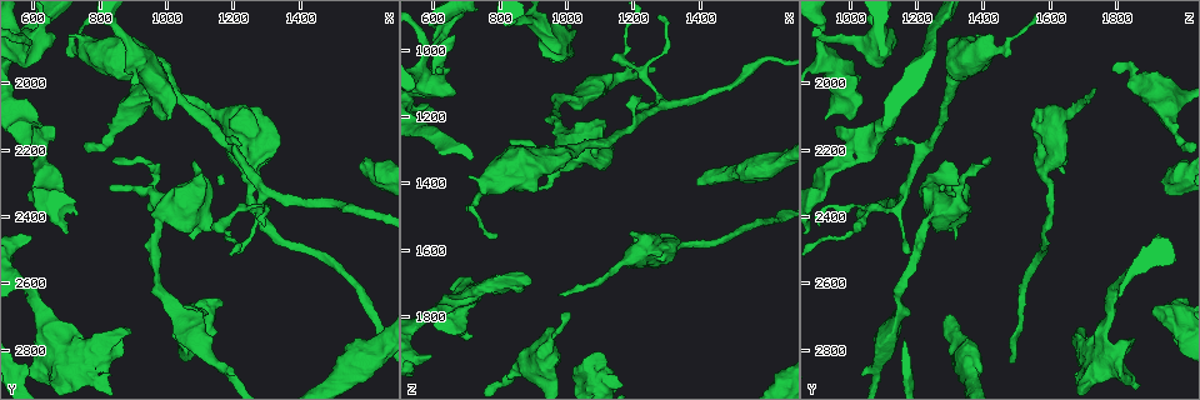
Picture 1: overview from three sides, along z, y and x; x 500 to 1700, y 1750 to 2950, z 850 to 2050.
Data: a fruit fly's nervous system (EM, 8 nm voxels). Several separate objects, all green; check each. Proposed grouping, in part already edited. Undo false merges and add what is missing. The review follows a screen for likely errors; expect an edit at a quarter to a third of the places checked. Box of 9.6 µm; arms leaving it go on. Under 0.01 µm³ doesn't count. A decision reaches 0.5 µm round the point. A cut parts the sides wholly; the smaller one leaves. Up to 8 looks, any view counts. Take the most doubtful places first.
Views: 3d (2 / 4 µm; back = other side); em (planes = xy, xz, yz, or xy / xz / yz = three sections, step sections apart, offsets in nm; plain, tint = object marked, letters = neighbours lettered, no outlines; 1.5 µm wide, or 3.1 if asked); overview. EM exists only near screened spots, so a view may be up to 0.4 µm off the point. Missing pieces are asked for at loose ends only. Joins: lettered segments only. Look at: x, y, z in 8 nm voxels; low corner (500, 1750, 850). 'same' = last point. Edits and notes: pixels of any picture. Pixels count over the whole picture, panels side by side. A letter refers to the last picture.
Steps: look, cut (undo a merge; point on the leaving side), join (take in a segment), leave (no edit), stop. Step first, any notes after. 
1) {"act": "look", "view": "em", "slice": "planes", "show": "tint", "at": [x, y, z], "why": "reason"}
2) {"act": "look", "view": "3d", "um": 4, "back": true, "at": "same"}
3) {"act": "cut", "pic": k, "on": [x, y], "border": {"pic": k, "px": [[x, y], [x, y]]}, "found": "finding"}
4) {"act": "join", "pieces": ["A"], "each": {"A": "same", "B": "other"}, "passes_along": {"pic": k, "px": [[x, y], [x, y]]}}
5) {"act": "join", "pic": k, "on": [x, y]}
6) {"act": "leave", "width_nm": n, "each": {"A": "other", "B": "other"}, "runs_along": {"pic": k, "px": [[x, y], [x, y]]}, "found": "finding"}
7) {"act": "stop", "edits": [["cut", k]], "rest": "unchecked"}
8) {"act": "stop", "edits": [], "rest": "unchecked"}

{"act": "look", "view": "3d", "um": 2, "at": [700, 1850, 1380], "why": "thick end"}

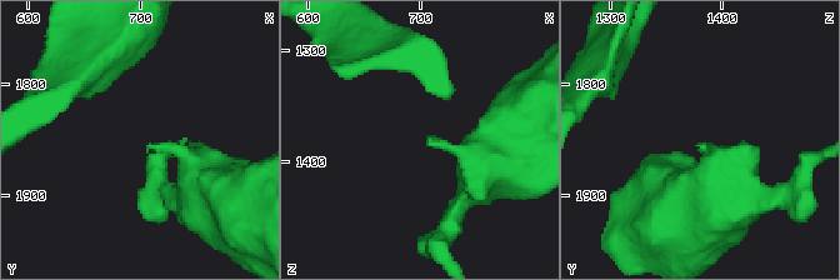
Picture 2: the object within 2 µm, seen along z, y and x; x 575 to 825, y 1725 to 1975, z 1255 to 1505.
{"act": "look", "view": "em", "slice": "xz", "step": 8, "show": "tint", "at": [706, 1854, 1382]}

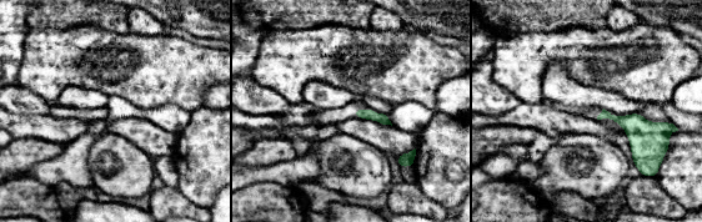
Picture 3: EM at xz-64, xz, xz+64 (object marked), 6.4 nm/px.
{"act": "look", "view": "em", "slice": "xz", "step": 8, "show": "letters", "at": "same", "why": "see the neighbours"}

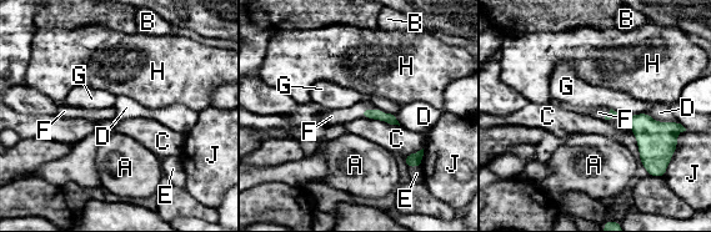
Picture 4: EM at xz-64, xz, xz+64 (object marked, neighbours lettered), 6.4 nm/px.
{"act": "join", "pieces": ["F"], "each": {"A": "other", "B": "other", "C": "other", "D": "other", "E": "other", "F": "same", "G": "other", "H": "other", "J": "other"}, "found": "it goes on there"}

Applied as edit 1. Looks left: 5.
{"act": "look", "view": "overview"}

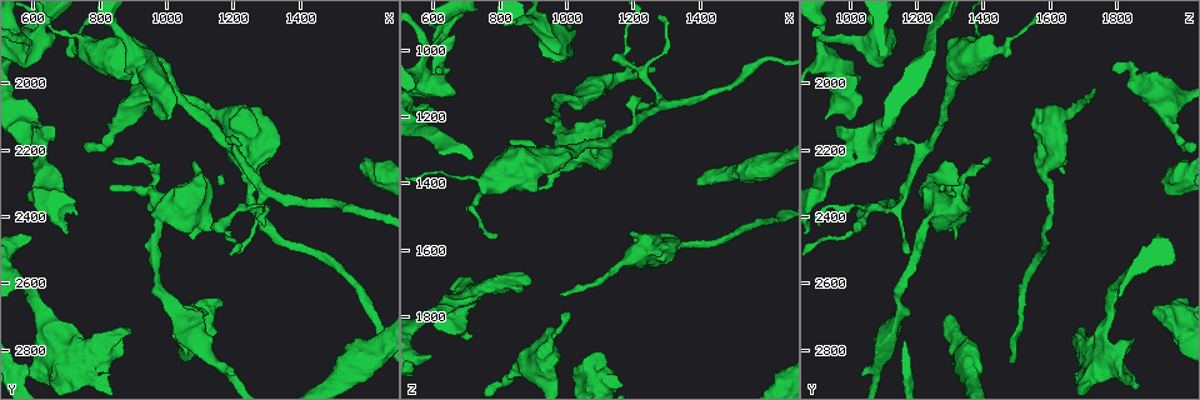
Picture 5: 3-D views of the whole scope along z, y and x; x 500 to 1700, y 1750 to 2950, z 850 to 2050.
{"act": "look", "view": "em", "slice": "planes", "show": "letters", "at": [1120, 2680, 1920], "why": "branch stops here"}

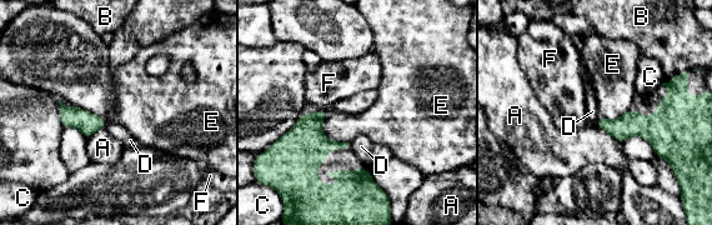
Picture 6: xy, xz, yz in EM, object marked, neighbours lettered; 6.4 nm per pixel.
{"act": "leave", "each": {"A": "other", "B": "other", "C": "other", "D": "other", "E": "other", "F": "other"}, "runs_along": {"pic": 6, "px": [[284, 139], [320, 188], [384, 196]]}, "found": "no lettered segment goes on from it"}

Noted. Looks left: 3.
{"act": "look", "view": "3d", "um": 2, "at": [620, 2180, 1030], "why": "branch point"}

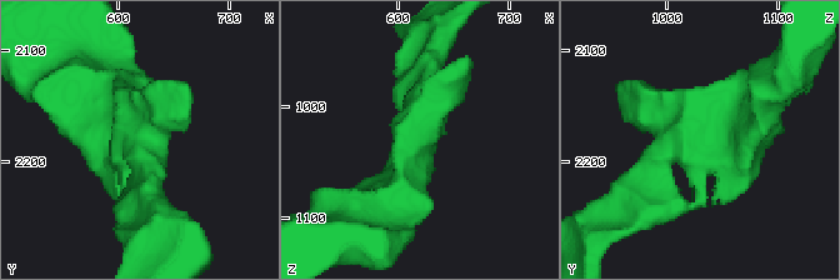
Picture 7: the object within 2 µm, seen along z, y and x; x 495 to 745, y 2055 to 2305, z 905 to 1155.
{"act": "look", "view": "em", "slice": "yz", "step": 8, "show": "tint", "at": [620, 2180, 1020], "why": "need the tissue"}

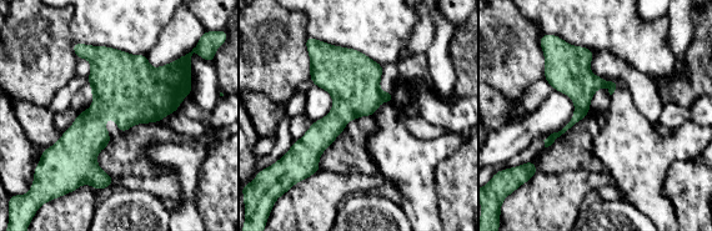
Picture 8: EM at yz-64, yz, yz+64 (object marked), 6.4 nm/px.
{"act": "look", "view": "em", "slice": "xz", "step": 8, "show": "letters", "at": "same"}

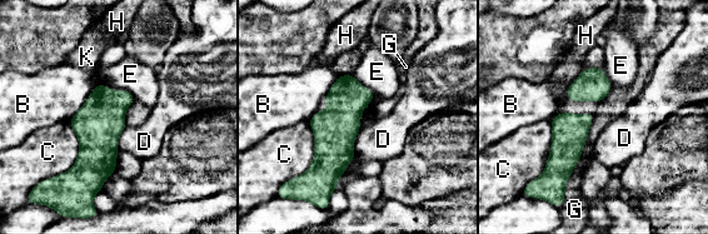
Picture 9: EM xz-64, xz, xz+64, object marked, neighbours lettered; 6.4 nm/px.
{"act": "leave", "longest_contact_nm": ["G", 550], "each": {"B": "other", "C": "other", "D": "other", "E": "other", "G": "other", "H": "other", "K": "other"}, "border": {"pic": 9, "px": [[362, 128], [354, 142], [355, 155]]}, "found": "all the same neuron"}

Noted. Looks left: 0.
{"act": "stop", "edits": [["join", 4]], "rest": "unchecked"}

